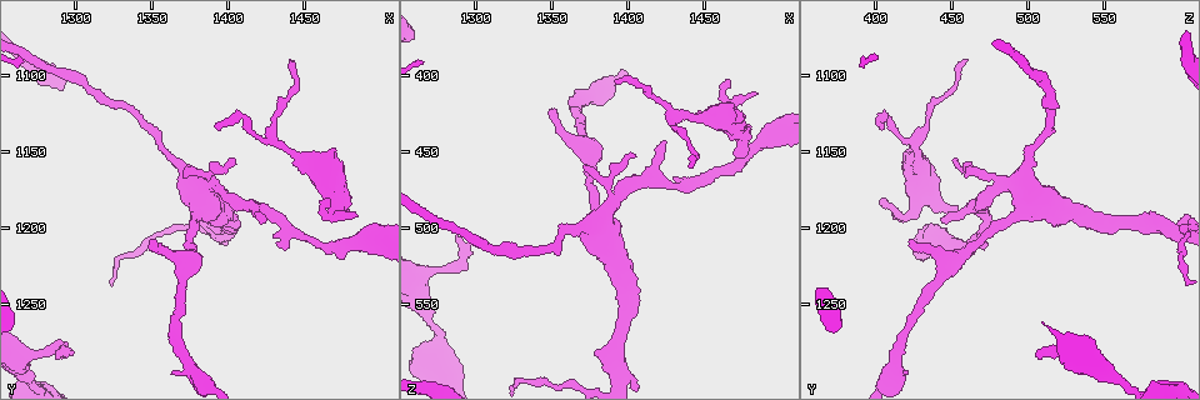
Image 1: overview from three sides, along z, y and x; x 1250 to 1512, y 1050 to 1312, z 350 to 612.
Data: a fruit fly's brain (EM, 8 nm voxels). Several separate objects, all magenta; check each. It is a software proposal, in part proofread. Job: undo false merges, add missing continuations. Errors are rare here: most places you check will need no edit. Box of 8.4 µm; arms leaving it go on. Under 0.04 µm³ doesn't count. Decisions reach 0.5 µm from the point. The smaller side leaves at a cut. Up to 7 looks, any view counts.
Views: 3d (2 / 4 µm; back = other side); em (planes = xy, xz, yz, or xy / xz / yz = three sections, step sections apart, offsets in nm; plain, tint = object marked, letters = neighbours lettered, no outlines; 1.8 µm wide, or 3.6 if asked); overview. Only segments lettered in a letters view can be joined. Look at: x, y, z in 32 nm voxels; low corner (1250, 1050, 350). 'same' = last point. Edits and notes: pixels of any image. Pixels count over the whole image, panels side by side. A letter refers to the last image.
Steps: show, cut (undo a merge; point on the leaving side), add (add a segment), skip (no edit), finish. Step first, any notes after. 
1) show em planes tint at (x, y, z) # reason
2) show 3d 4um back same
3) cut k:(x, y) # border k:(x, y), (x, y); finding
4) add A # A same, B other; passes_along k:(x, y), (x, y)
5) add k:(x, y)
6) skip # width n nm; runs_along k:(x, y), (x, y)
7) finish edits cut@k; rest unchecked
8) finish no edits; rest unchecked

show em xz step 4 letters at (1484, 1190, 414) # free end

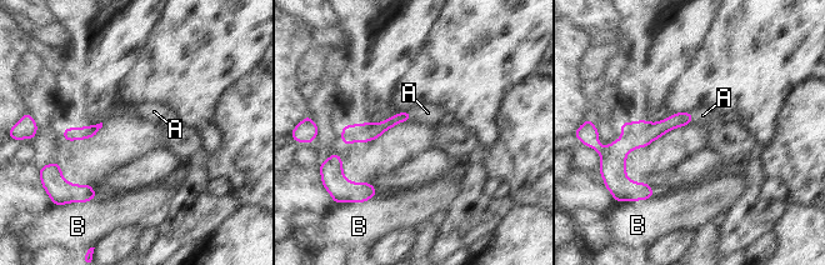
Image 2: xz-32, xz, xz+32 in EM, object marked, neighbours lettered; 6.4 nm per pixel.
add A # longest_contact B 100 nm; A same, B other; it goes on there

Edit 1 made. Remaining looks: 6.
show overview

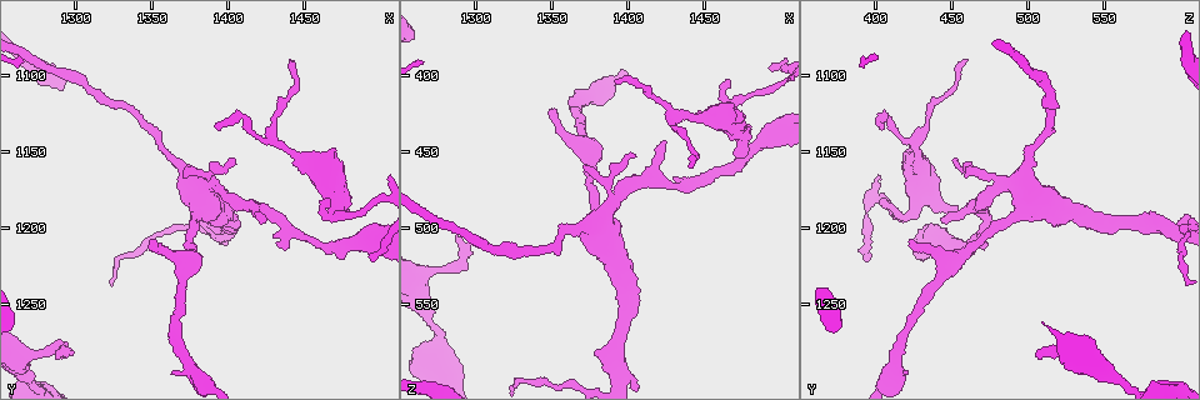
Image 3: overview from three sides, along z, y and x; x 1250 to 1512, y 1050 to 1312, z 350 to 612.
show em xz step 4 plain at (1288, 1284, 504) # an open end

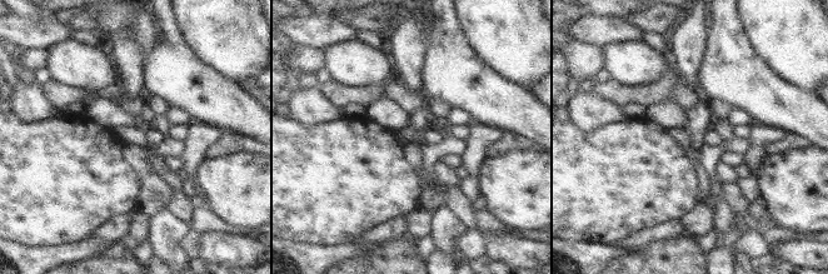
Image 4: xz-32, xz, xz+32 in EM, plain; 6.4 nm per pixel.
show em xz step 4 letters same # what lies round it

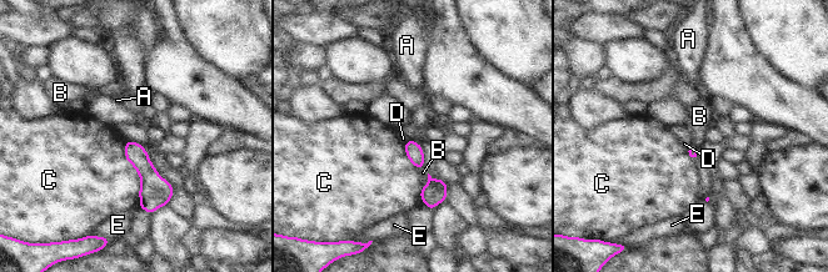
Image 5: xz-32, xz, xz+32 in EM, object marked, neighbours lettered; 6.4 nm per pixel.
skip # A other, B other, C other, D other, E other; border 5:(428, 174), (428, 182), (422, 187); none of them fits

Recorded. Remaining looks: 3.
finish edits add@2; rest unchecked

